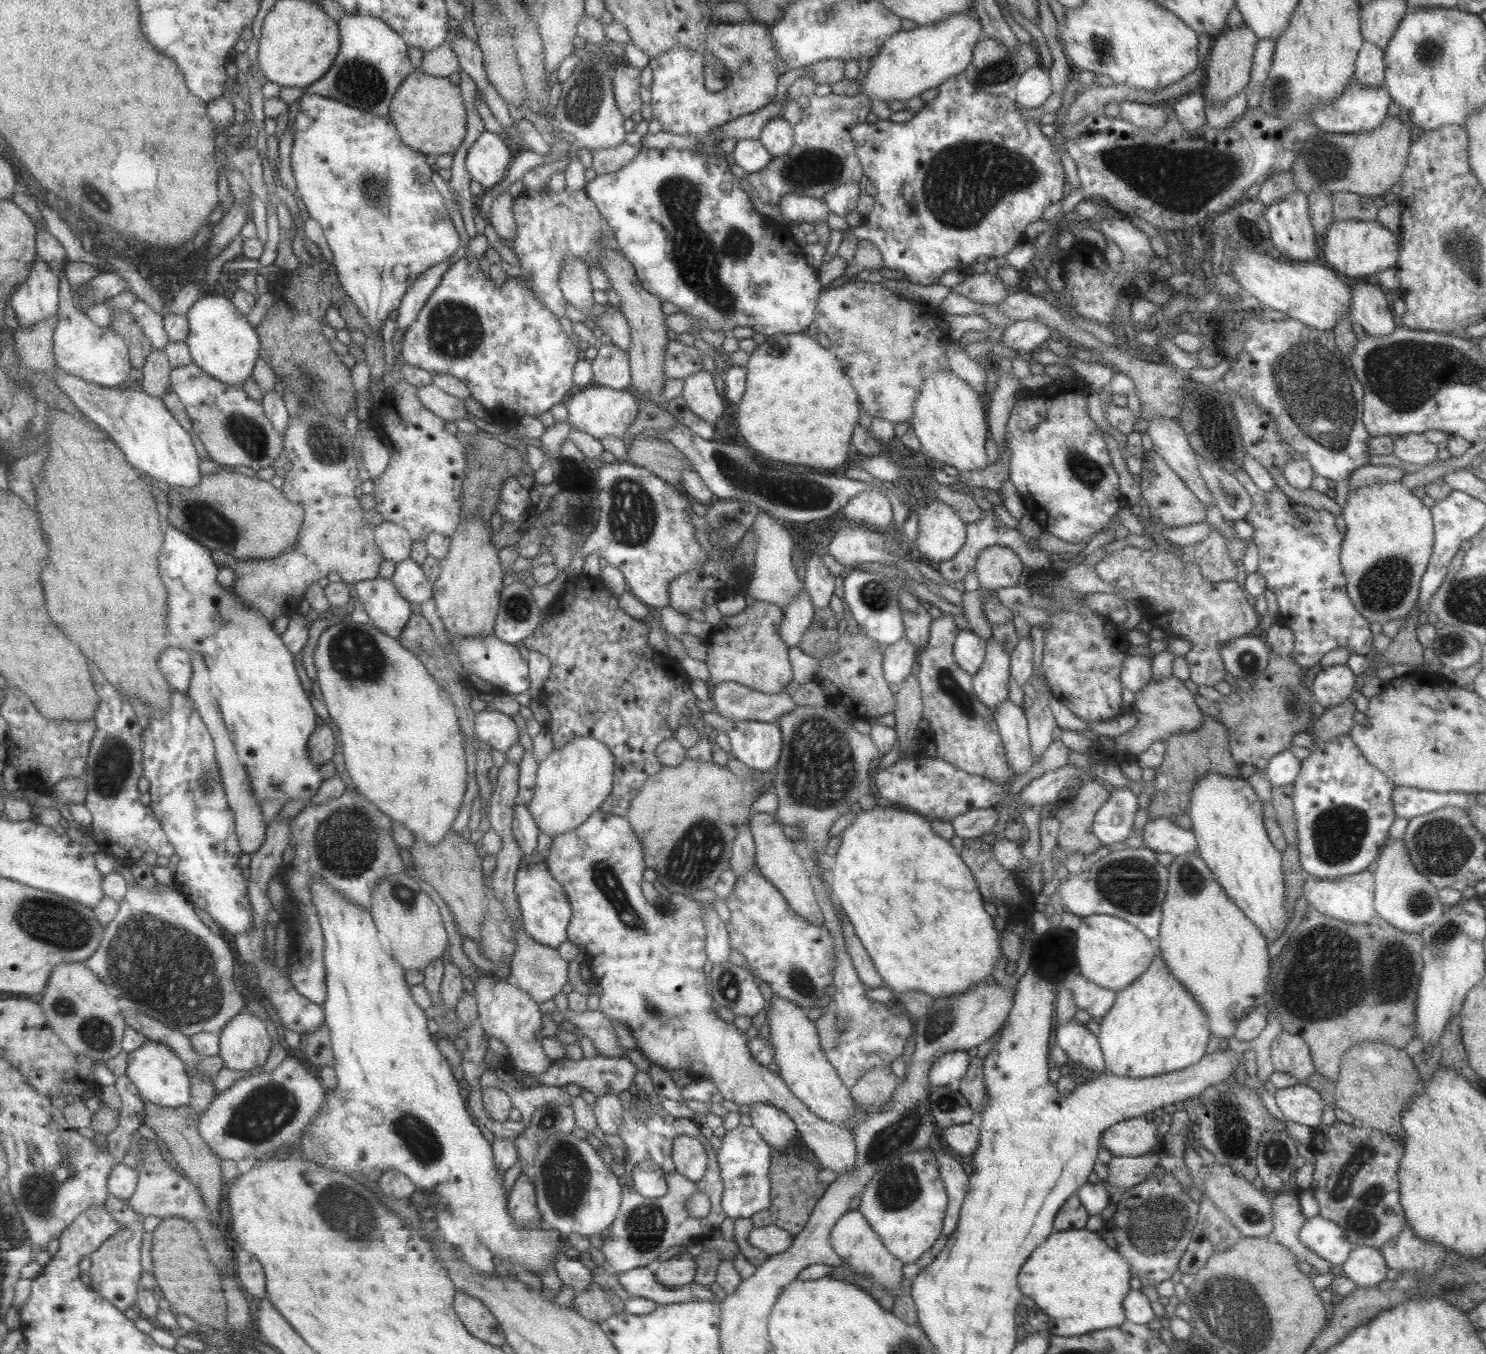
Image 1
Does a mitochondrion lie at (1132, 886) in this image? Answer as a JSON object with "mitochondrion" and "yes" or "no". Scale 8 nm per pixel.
{"mitochondrion":"yes"}

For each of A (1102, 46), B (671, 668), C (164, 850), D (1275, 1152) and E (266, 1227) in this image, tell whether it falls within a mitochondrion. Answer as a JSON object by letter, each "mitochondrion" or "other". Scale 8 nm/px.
{"A":"mitochondrion","B":"other","C":"other","D":"mitochondrion","E":"other"}

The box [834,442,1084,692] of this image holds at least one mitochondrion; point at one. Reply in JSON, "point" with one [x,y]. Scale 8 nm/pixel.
{"point":[875,596]}

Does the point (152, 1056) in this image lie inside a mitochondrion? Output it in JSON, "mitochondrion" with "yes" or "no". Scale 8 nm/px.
{"mitochondrion":"no"}

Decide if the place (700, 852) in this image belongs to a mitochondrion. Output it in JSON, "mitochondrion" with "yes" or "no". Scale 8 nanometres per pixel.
{"mitochondrion":"yes"}

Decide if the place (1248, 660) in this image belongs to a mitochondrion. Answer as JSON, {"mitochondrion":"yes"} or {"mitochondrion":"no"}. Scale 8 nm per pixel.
{"mitochondrion":"yes"}

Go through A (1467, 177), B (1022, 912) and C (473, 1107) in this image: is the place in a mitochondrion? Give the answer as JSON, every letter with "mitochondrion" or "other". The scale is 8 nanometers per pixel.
{"A":"other","B":"other","C":"other"}

